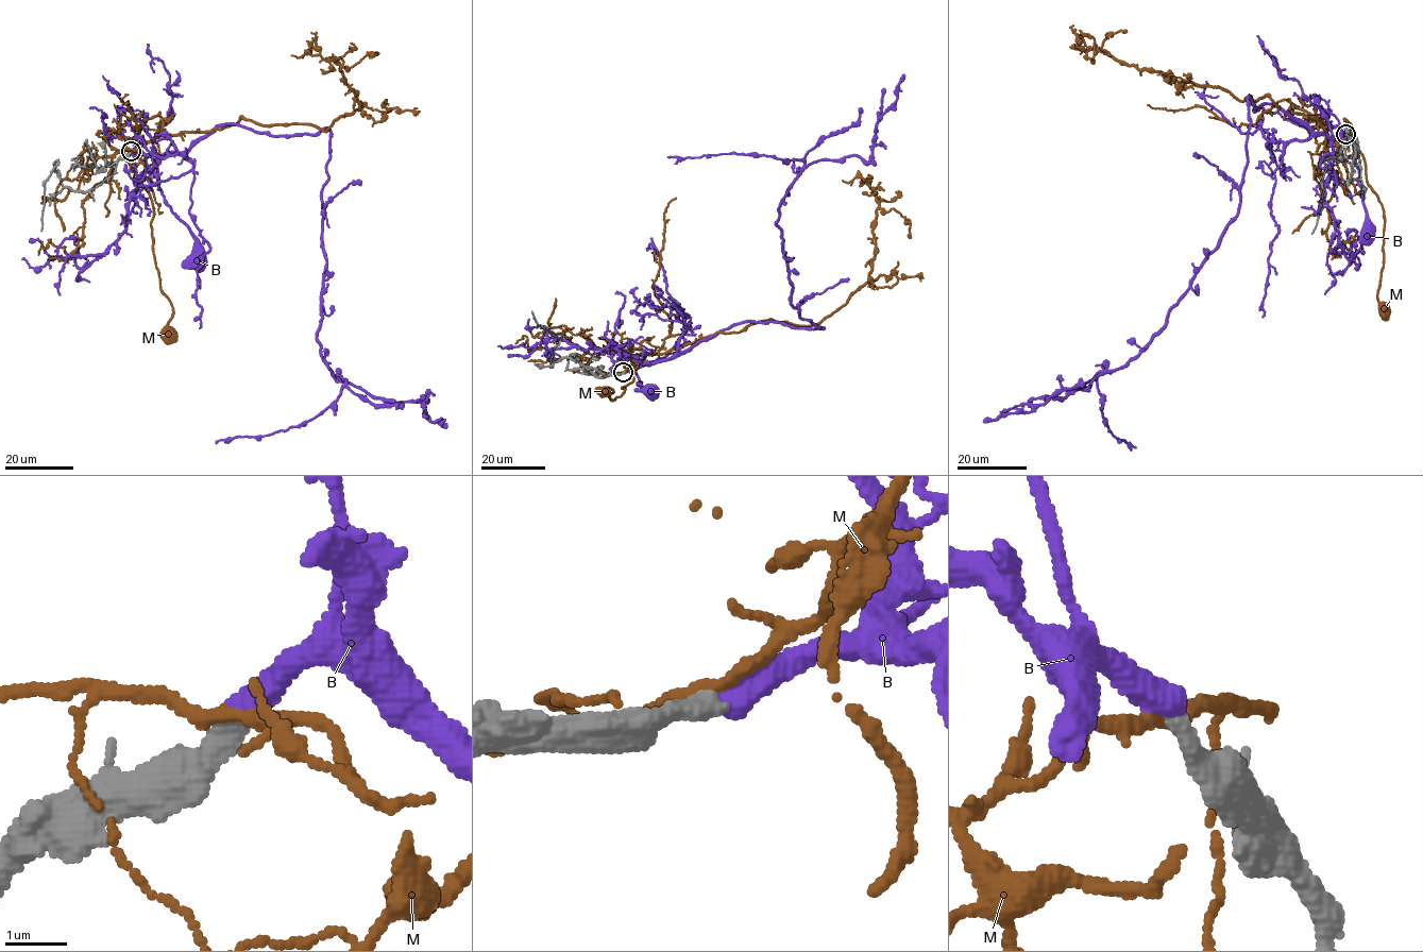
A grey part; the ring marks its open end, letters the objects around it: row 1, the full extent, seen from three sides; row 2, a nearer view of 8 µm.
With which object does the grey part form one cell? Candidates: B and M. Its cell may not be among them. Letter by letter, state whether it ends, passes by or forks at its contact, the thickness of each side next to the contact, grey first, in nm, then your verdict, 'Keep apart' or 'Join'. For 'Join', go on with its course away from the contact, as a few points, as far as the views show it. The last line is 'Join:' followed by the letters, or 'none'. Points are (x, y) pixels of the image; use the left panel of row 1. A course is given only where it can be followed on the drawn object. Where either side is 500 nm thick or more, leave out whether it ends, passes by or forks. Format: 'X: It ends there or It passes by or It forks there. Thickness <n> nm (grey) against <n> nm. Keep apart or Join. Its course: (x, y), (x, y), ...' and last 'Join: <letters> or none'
B: It ends there. Thickness 360 nm (grey) against 460 nm. Join. Its course: (131, 151), (137, 148), (154, 162), (164, 202), (189, 230), (198, 261)
M: It passes by. Thickness 400 nm (grey) against 200 nm. Keep apart
Join: B

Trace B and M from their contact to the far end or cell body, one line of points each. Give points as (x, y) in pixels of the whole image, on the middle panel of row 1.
B: (623, 372), (634, 369), (640, 383), (638, 385), (649, 392)
M: (623, 372), (632, 363), (633, 378), (621, 388), (622, 394), (610, 400), (610, 387), (604, 393)

